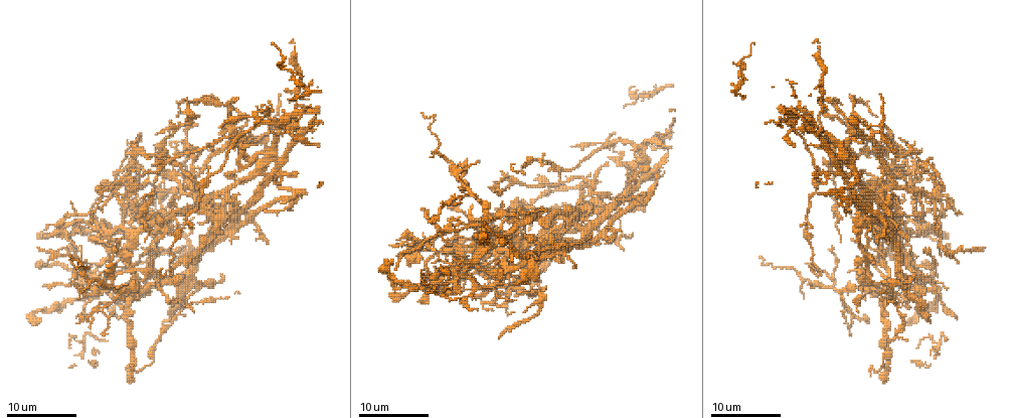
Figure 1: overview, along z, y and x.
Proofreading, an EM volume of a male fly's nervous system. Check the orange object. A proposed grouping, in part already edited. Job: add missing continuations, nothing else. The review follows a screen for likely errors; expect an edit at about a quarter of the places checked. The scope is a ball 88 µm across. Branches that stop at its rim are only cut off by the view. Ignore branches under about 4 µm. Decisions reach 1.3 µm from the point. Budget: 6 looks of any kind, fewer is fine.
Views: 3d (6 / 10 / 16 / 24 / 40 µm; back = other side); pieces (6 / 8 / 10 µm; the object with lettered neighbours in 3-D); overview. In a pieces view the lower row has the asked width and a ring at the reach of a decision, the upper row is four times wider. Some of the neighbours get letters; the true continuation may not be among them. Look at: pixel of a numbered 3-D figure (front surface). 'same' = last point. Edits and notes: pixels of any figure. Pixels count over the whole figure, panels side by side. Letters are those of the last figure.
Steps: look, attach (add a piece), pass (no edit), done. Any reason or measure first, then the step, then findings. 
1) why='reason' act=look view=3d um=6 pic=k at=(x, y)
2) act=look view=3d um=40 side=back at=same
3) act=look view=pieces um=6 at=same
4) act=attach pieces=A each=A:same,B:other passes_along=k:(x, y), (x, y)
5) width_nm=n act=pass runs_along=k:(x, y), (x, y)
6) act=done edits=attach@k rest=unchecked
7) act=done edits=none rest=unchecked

why='an open end' act=look view=pieces um=10 pic=1 at=(908, 239)

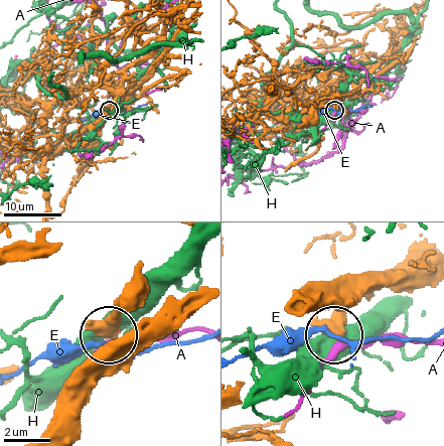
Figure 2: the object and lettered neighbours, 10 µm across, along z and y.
act=pass each=A:other,E:other,H:other found='none of them fits'

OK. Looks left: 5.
why='an open end' act=look view=3d um=6 pic=1 at=(196, 125)

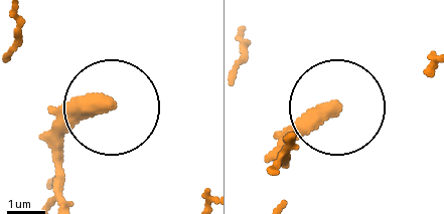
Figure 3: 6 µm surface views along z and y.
act=look view=pieces um=6 pic=3 at=(334, 110)

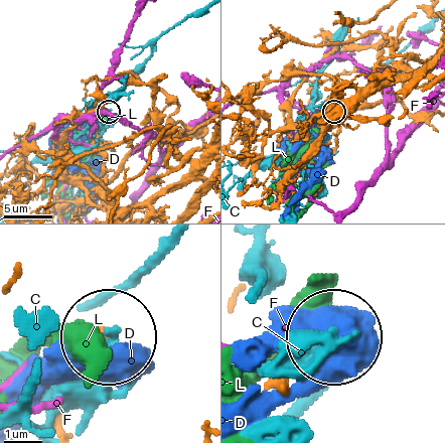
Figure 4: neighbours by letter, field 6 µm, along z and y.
width_nm=390 act=pass each=C:other,D:other,F:other,L:other found='no lettered piece goes on from it'

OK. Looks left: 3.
why='branch stops here' act=look view=3d um=6 pic=1 at=(136, 297)

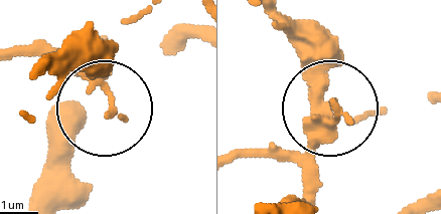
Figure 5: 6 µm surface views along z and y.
why='see the neighbours' act=look view=pieces um=10 pic=5 at=(342, 115)

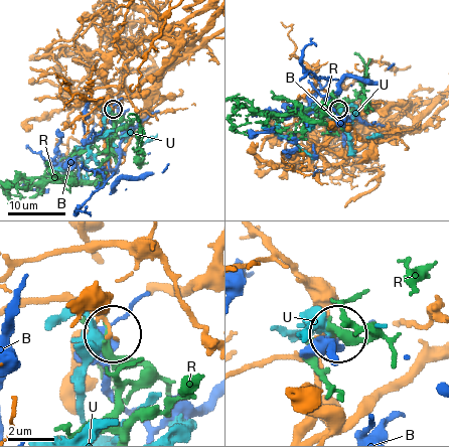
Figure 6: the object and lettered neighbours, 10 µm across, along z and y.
width_nm=170 act=pass each=B:other,R:other,U:other found='no lettered piece goes on from it'

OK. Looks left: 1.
act=done edits=none rest=unchecked

